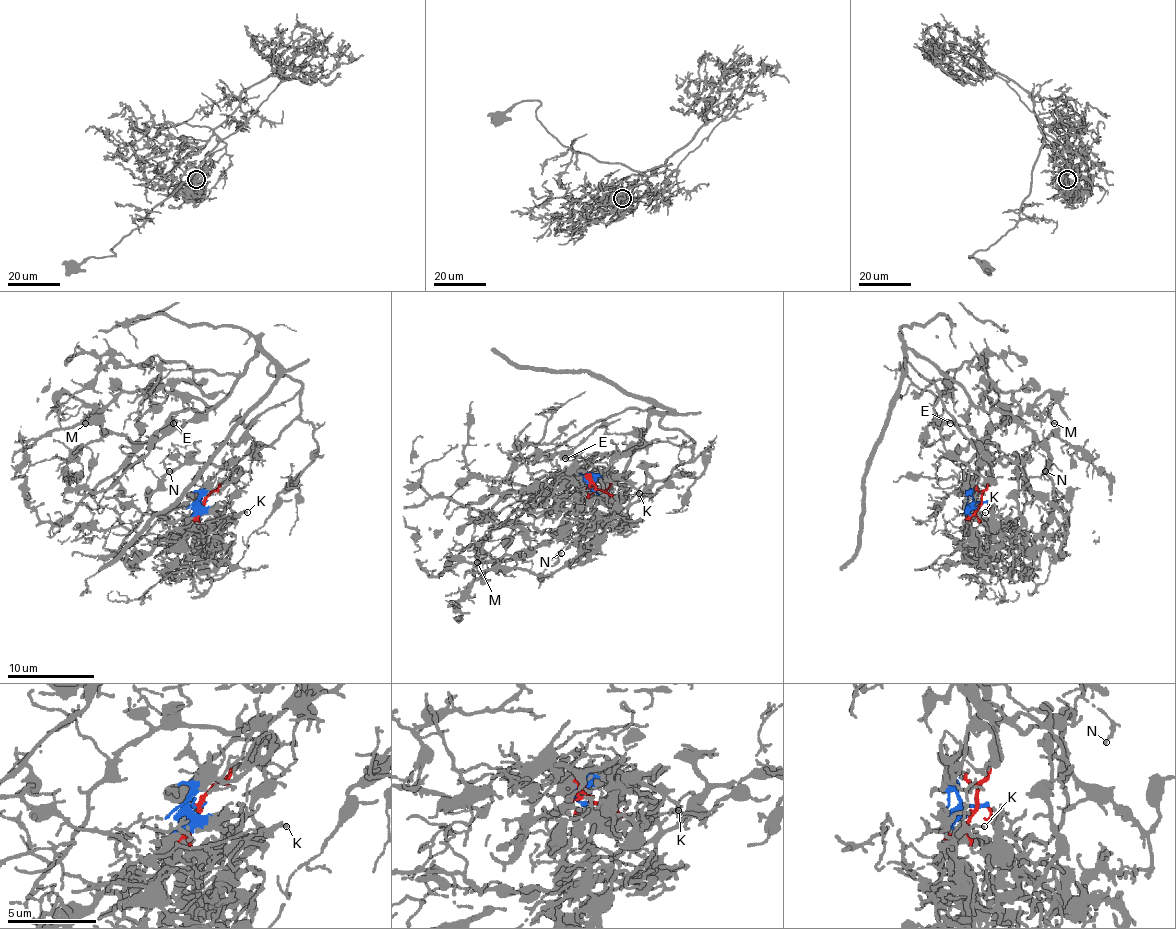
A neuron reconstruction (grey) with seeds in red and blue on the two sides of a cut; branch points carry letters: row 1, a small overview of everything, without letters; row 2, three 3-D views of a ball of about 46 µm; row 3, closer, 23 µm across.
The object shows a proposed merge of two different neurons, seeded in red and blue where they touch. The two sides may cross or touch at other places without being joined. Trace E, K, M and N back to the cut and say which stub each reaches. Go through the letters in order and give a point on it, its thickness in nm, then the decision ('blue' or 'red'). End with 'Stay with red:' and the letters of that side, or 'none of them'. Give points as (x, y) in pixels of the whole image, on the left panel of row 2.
E: (173, 423) | 120 nm | red
K: (247, 512) | 150 nm | blue
M: (85, 423) | 130 nm | red
N: (169, 471) | 120 nm | red
Stay with red: E, M, N

